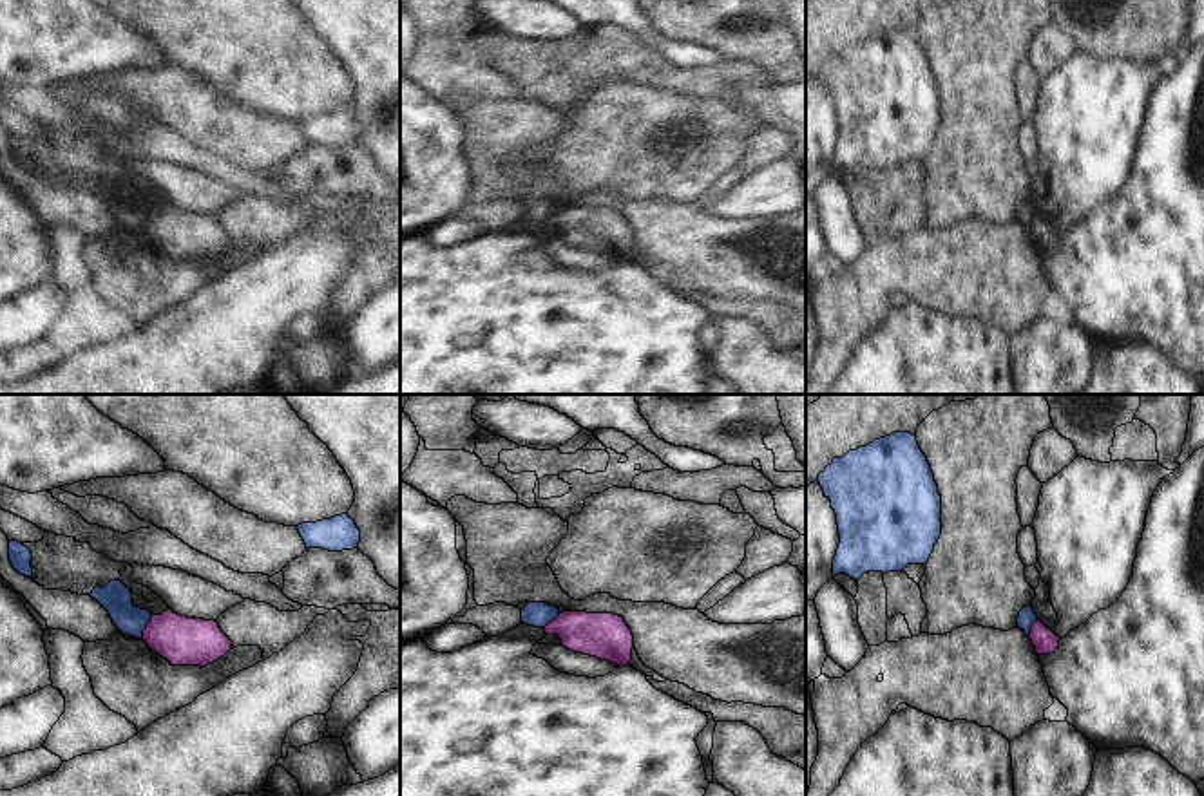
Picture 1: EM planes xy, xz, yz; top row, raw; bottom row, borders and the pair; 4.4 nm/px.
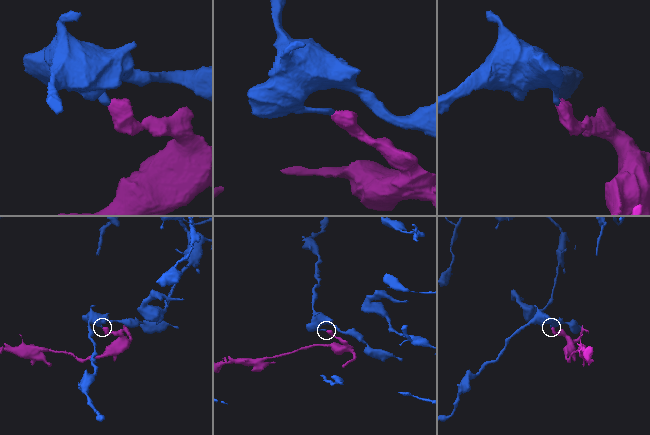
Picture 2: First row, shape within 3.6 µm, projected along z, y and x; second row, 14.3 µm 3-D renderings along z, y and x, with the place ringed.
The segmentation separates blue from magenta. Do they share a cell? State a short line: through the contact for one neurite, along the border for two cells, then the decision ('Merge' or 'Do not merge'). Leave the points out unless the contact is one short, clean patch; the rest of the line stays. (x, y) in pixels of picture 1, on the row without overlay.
Line: xy (152, 210), (140, 232). Do not merge.

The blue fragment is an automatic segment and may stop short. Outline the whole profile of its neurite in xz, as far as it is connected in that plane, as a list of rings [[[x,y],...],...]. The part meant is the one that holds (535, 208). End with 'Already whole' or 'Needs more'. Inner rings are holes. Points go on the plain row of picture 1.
[[[529,197],[521,204],[521,217],[534,223],[545,223],[558,210],[559,210],[559,204],[556,201],[549,201],[545,197]]]. Already whole.

